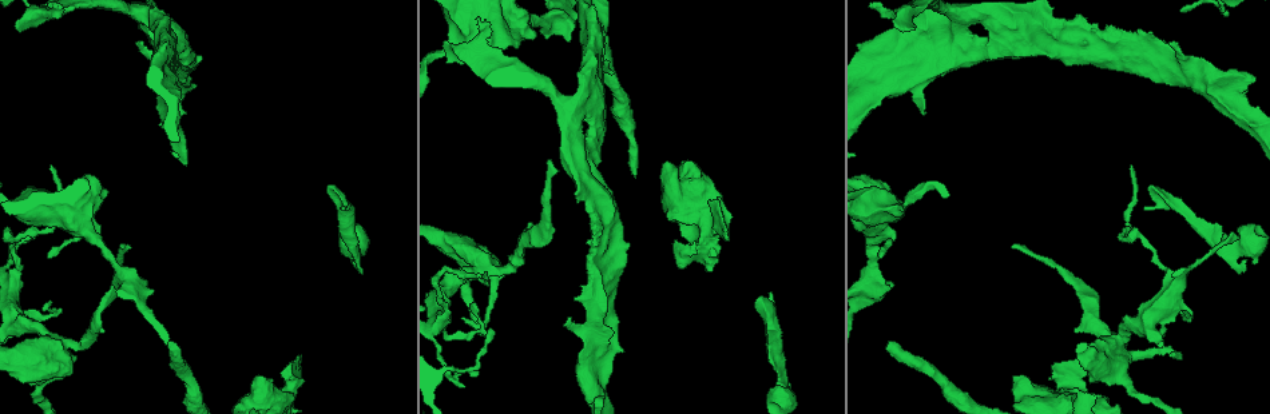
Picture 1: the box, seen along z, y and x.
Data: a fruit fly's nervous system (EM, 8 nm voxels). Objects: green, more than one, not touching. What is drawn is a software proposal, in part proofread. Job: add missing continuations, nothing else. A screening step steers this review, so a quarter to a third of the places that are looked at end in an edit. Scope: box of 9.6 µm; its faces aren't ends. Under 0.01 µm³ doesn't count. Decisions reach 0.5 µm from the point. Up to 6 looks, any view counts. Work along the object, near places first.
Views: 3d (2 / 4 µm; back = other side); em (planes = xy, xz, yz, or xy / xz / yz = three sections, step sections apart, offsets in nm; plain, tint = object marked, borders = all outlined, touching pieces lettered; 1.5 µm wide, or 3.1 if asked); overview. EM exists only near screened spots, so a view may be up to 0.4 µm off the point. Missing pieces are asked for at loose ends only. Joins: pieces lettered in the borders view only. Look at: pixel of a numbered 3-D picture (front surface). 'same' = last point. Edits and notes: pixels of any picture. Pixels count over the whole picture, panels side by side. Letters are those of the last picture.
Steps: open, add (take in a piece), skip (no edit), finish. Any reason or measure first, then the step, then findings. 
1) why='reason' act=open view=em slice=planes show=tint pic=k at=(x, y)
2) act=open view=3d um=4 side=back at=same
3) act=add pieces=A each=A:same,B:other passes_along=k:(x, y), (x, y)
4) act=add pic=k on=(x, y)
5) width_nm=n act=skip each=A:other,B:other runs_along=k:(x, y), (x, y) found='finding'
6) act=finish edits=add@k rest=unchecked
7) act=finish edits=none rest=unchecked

why='branch stops here' act=open view=3d um=2 pic=1 at=(103, 333)

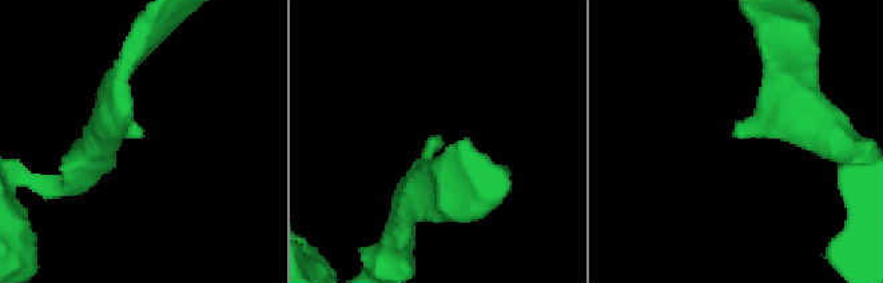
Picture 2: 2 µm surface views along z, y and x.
why='need the tissue' act=open view=em slice=planes show=borders pic=2 at=(442, 145)

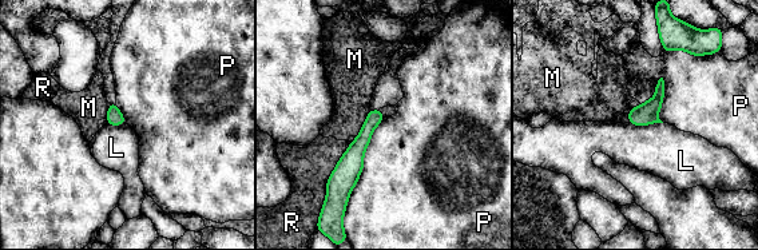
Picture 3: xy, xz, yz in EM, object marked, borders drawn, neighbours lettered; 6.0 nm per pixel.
act=skip each=L:other,M:other,P:other,R:other border=3:(385, 116), (346, 203) found='no lettered piece goes on from it'

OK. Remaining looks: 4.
why='an open end' act=open view=em slice=planes show=borders pic=1 at=(685, 164)

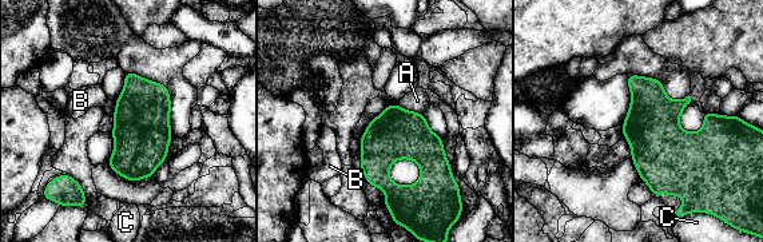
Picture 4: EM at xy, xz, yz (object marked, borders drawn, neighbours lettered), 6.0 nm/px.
act=skip each=A:other,B:other,C:other border=4:(397, 104), (422, 114) found='none of them fits'

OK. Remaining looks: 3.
why='free end' act=open view=em slice=planes show=borders pic=1 at=(894, 26)

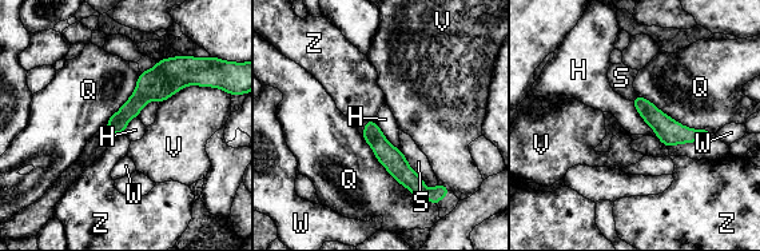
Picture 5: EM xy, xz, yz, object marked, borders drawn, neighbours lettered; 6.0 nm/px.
act=skip each=H:other,Q:other,S:other,V:other,W:other,Z:other border=5:(123, 132), (118, 135) found='none of them fits'

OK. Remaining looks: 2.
act=finish edits=none rest=unchecked

